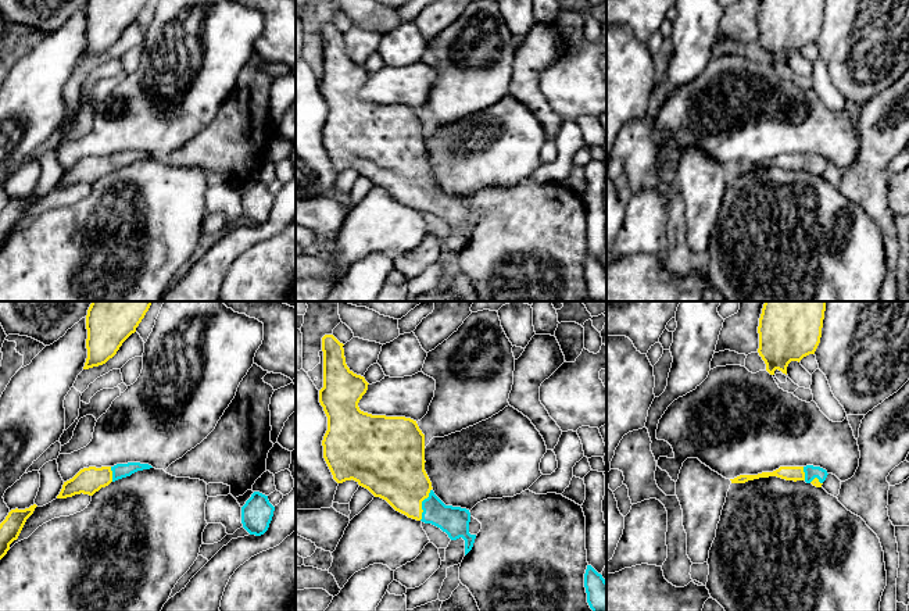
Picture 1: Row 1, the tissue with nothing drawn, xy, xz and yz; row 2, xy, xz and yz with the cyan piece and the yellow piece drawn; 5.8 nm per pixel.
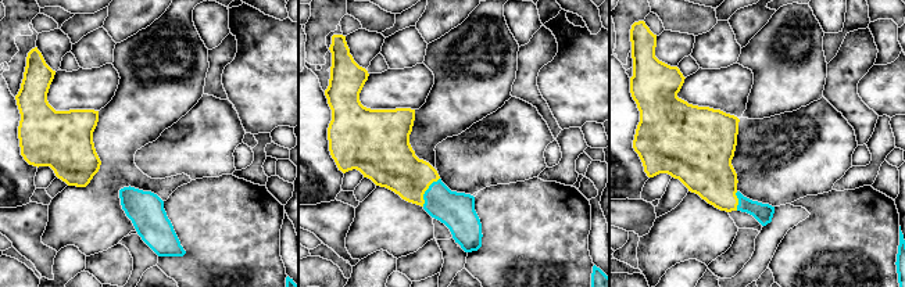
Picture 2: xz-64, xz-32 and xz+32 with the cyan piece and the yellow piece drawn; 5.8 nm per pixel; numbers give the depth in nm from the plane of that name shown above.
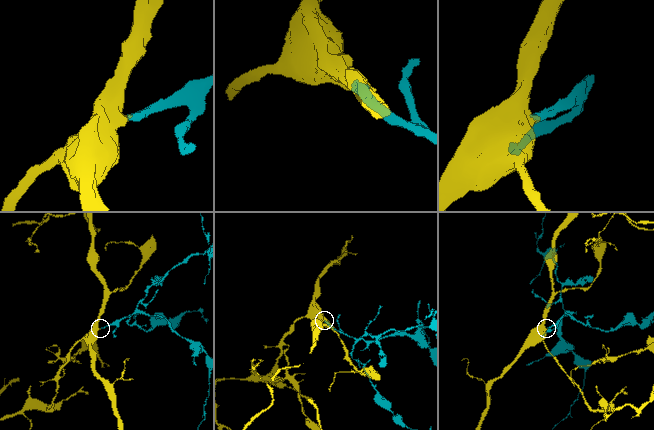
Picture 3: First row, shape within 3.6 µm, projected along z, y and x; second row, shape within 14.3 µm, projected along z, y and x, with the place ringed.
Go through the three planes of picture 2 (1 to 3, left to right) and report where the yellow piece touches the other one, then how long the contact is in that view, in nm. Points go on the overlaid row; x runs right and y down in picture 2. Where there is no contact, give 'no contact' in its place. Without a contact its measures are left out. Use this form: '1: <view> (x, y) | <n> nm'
1: no contact
2: xz-32 (425, 192) | 190 nm
3: xz+32 (739, 201) | 110 nm

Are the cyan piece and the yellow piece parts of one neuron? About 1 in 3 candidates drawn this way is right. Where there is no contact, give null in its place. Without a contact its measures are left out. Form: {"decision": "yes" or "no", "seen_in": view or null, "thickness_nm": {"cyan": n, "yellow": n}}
{"decision": "yes", "seen_in": "xz", "thickness_nm": {"cyan": 170, "yellow": 360}}

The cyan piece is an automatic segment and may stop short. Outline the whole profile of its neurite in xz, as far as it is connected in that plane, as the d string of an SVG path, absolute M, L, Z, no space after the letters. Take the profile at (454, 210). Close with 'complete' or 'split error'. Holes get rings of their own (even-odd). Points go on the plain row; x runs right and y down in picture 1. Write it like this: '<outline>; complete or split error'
M333 24L322 26L323 76L319 79L319 92L328 106L322 135L333 168L337 172L352 168L408 207L440 217L451 229L462 226L466 244L476 228L476 224L469 222L469 199L445 194L432 179L432 171L425 160L425 124L416 110L372 104L359 99L358 92L369 72L347 56L343 35Z; split error

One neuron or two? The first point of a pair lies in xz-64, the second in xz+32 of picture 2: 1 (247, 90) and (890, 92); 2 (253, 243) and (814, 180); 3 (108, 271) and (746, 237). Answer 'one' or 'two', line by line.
1: one
2: two
3: one

